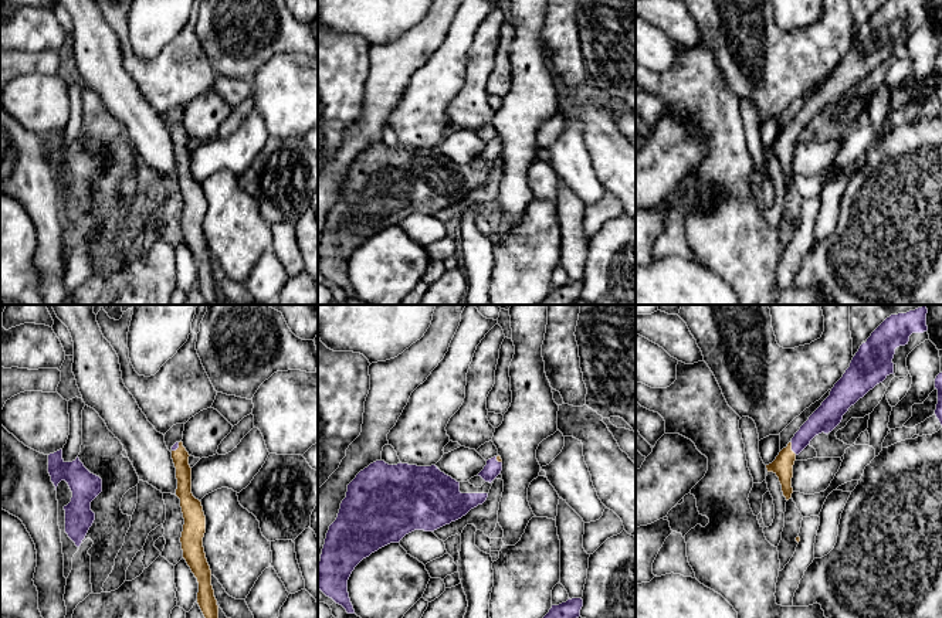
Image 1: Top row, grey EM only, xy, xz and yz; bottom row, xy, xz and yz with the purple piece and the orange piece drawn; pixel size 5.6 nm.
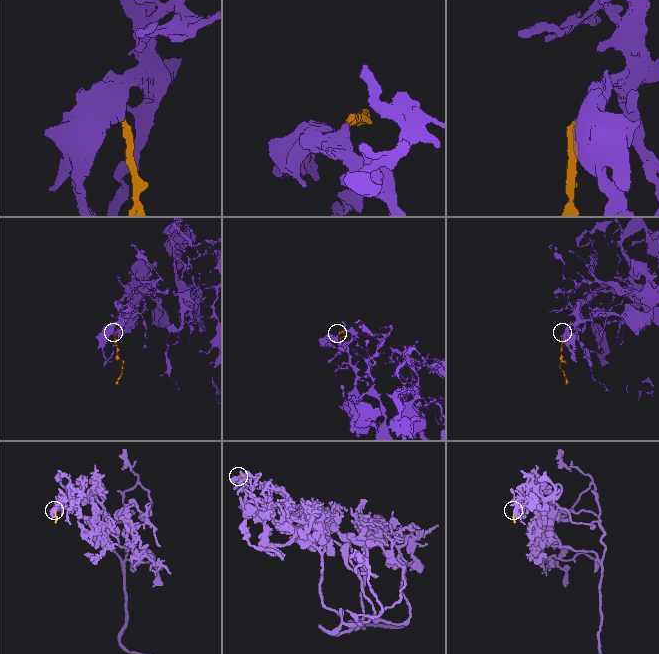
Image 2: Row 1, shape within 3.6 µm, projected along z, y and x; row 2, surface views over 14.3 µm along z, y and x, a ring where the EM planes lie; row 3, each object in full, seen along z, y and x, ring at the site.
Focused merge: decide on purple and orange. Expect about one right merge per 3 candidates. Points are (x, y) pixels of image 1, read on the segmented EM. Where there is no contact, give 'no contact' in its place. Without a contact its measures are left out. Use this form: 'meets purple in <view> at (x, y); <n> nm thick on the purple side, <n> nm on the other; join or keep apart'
meets purple in yz at (792, 448); 150 nm thick on the purple side, 110 nm on the other; join

